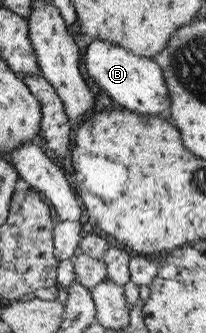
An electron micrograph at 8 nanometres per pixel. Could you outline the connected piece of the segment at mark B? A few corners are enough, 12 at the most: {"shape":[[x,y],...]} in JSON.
{"shape":[[93,39],[89,77],[115,104],[165,115],[170,98],[154,59]]}

